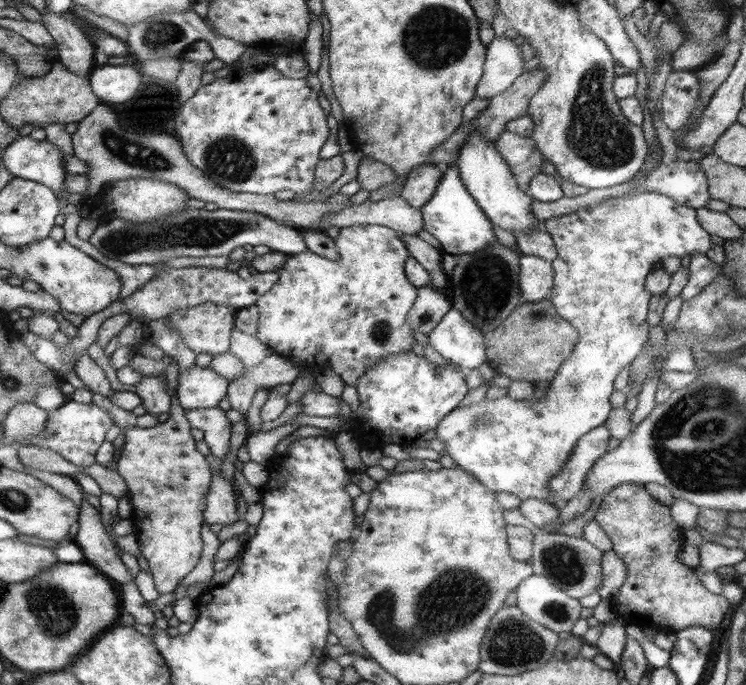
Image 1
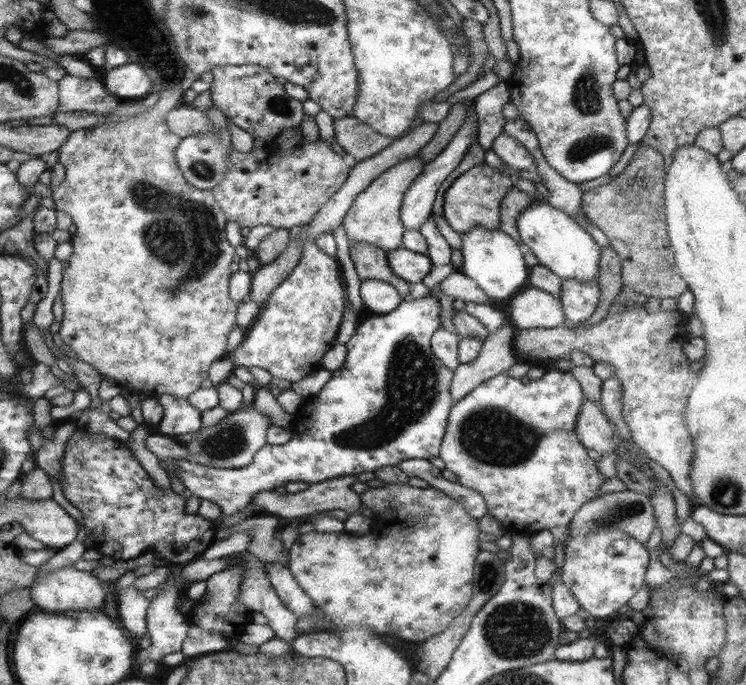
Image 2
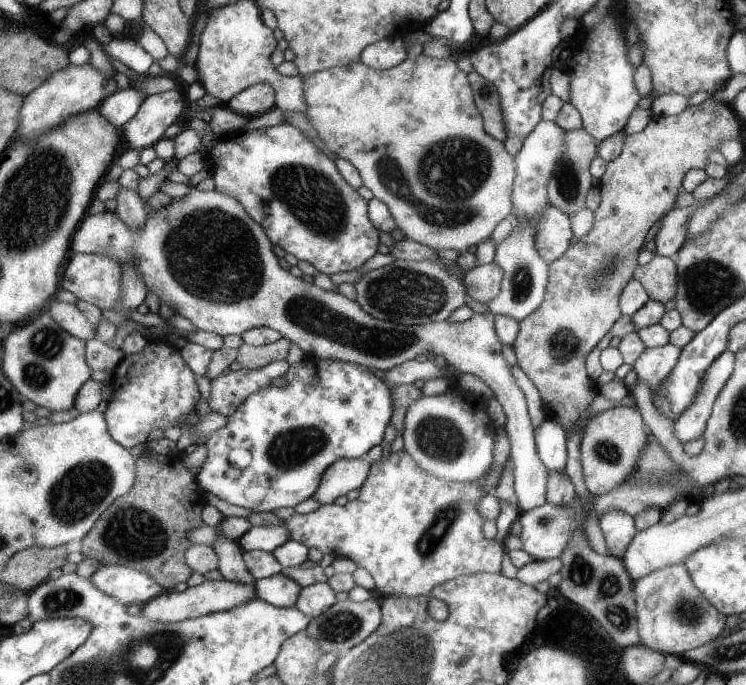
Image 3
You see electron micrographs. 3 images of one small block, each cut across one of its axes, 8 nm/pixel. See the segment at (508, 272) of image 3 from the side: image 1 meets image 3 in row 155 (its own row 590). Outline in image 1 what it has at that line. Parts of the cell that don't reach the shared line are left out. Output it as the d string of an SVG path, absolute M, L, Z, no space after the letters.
M531 574L515 590L517 608L527 618L555 633L567 632L577 622L581 606L547 578Z

